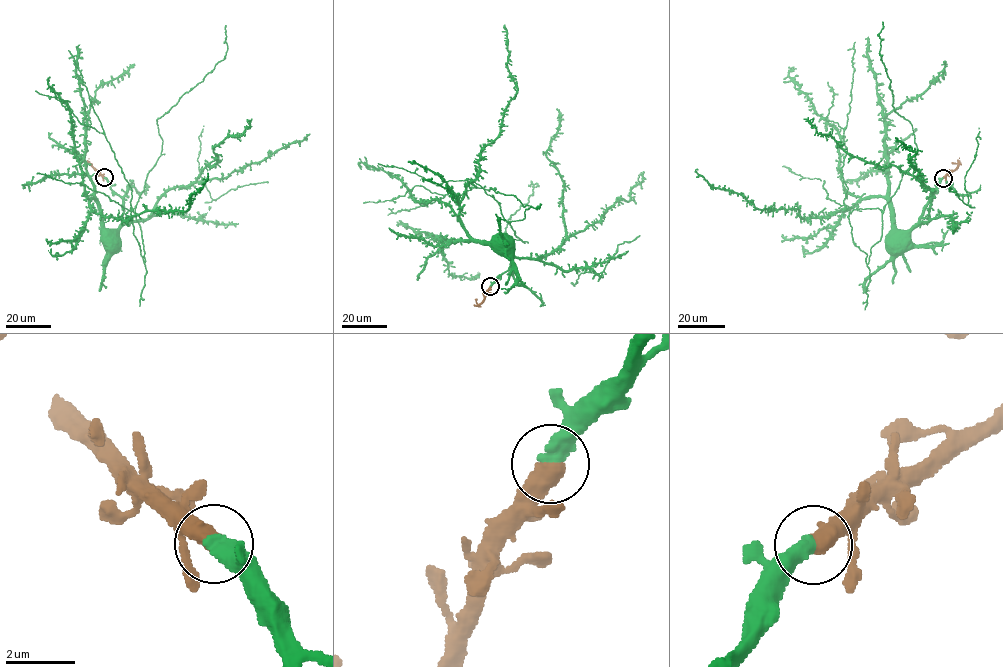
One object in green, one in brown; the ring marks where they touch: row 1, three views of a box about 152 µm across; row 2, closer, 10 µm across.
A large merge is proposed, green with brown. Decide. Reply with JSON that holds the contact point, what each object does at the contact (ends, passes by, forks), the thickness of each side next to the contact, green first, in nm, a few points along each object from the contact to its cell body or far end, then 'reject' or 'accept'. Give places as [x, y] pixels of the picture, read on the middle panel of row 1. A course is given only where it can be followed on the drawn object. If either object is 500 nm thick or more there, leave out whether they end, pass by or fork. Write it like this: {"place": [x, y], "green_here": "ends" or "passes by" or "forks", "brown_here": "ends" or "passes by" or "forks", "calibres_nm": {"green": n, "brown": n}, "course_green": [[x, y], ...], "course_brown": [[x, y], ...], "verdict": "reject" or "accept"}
{"place": [490, 286], "calibres_nm": {"green": 500, "brown": 550}, "course_green": [[490, 286], [513, 263], [508, 252], [497, 243]], "course_brown": [[490, 286], [484, 300], [474, 306]], "verdict": "accept"}

